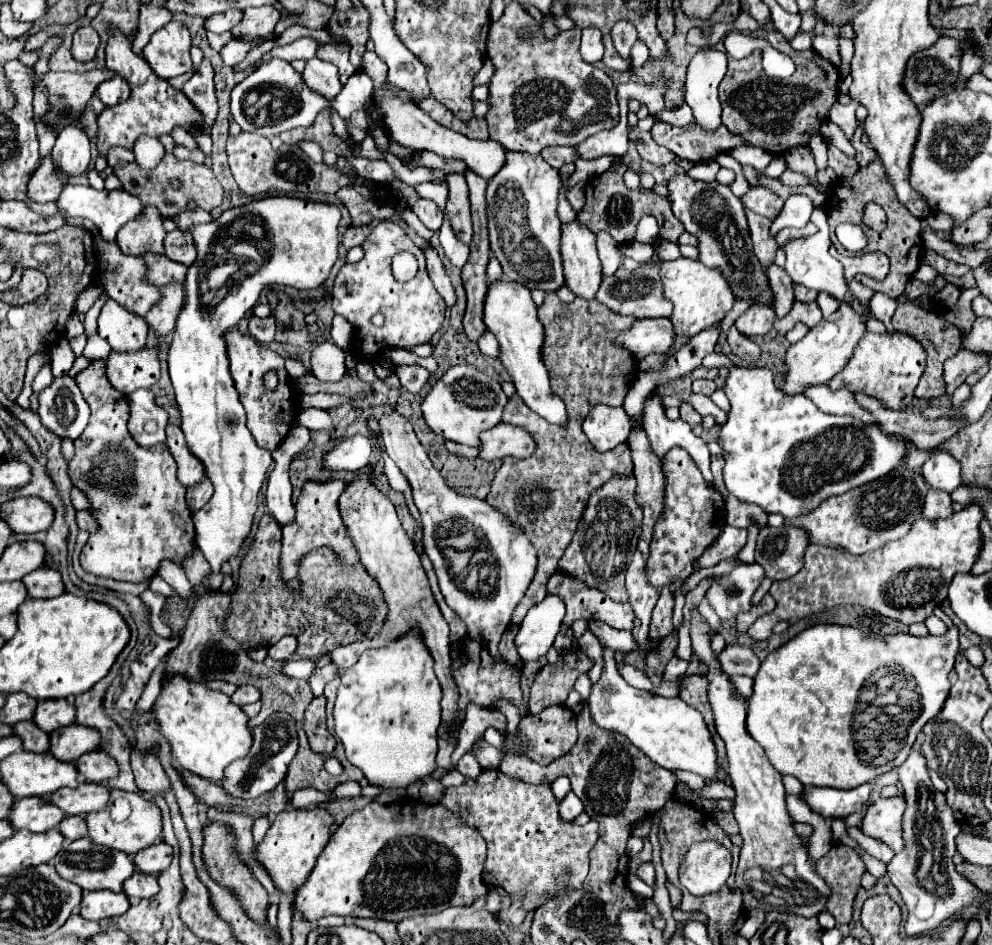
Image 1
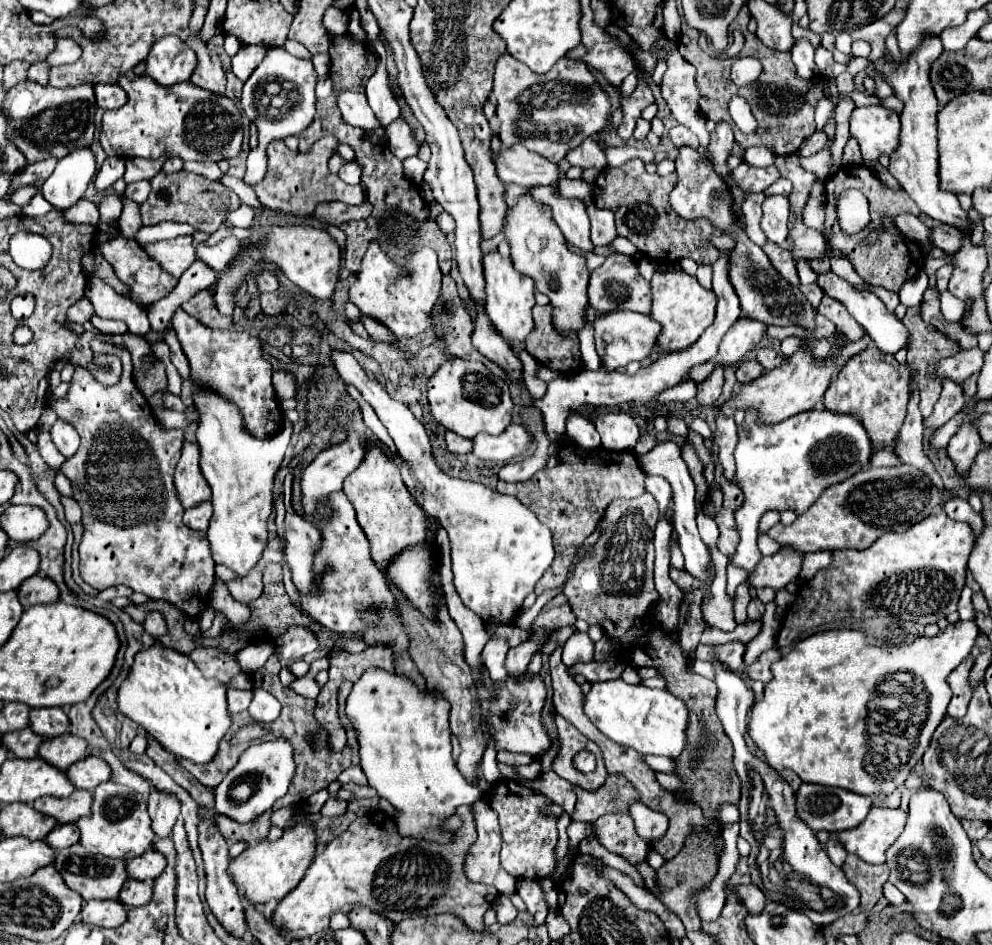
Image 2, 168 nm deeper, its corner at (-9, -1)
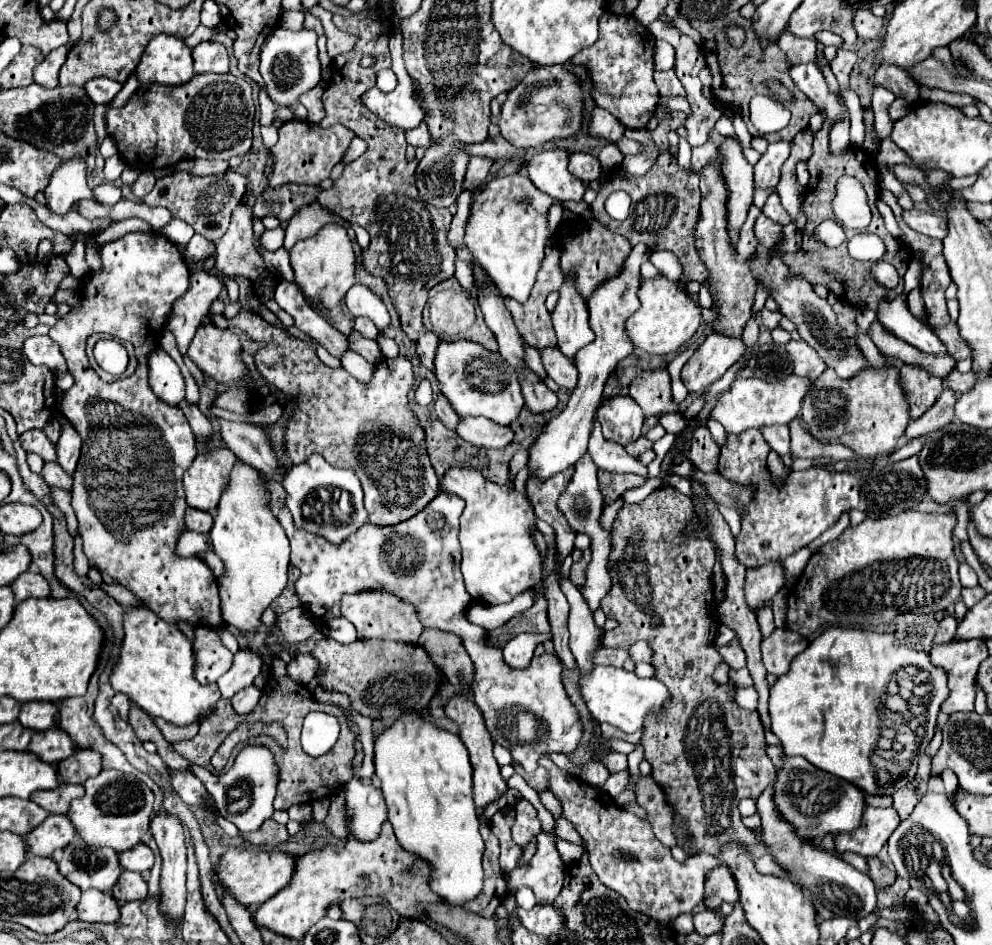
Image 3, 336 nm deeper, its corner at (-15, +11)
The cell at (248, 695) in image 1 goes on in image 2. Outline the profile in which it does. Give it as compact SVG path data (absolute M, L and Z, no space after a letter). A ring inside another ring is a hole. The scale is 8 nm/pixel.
M227 690L227 706L229 712L243 712L251 704L251 690Z

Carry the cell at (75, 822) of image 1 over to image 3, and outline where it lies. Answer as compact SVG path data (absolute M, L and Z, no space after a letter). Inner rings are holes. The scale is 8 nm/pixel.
M51 814L27 834L27 844L35 856L51 856L55 848L65 848L73 836L75 828L71 828L71 820L63 814Z

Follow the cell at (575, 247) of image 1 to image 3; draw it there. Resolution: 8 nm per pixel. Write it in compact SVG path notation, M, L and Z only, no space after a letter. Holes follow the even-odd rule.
M545 148L531 156L527 162L527 172L531 182L553 200L565 202L583 202L585 184L567 170L565 148Z

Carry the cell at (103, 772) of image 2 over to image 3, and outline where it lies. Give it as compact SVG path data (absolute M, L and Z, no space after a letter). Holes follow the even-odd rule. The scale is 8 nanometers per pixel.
M77 750L73 756L57 764L57 772L67 784L83 784L87 778L103 770L103 756L95 750Z

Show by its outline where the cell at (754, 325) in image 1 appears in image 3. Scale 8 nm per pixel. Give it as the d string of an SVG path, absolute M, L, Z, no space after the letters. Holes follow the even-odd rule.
M713 332L699 346L699 350L689 358L681 370L681 378L689 392L705 392L709 384L719 380L735 362L745 354L743 336L731 338L721 332ZM699 354L699 358L697 358Z

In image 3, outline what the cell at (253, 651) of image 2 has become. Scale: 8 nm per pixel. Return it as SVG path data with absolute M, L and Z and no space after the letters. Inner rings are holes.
M241 648L233 656L233 666L229 668L227 674L223 674L217 680L217 686L219 686L223 698L231 698L241 688L253 684L253 678L263 668L263 658L261 656L263 656L263 652L259 648L249 648L249 650Z

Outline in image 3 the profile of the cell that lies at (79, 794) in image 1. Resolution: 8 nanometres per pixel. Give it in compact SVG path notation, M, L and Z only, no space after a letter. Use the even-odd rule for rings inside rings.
M61 784L55 790L39 790L31 794L31 800L51 814L67 814L71 800L83 796L83 784Z

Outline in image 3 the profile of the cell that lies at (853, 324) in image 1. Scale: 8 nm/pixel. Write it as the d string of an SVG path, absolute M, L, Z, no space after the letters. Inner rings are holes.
M795 374L787 376L787 380L775 380L775 382L737 376L733 386L719 396L715 408L711 410L711 418L719 420L729 434L741 434L749 428L761 428L771 424L789 424L795 416L799 416L803 396L807 396L809 388L811 380Z

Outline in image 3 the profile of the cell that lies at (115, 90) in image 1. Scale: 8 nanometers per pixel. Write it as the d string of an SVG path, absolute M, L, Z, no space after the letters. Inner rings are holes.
M95 78L95 80L89 80L85 84L87 88L87 96L95 102L95 104L109 104L117 92L123 88L123 84L119 84L117 80L107 80L107 78Z

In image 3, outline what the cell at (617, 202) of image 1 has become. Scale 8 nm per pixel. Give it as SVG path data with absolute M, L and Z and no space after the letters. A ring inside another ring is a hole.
M661 154L653 168L643 176L633 176L623 168L611 172L599 194L611 194L615 190L623 190L631 196L631 212L629 218L623 220L613 232L625 236L633 246L643 242L649 250L671 250L679 262L683 264L683 272L693 280L703 282L709 278L707 266L701 262L699 250L695 248L695 224L699 220L699 174L679 166L677 156Z

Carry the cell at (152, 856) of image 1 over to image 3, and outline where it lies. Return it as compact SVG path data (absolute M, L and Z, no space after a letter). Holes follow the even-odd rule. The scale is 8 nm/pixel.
M137 844L135 848L131 848L131 852L121 852L119 862L125 870L143 874L143 872L151 870L151 864L155 862L155 856L153 856L153 850L147 844Z

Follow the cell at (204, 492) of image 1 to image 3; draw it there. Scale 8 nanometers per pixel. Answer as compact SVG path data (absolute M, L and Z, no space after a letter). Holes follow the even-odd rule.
M187 508L185 522L187 522L187 528L191 528L193 532L209 532L213 526L213 514L199 512L197 508Z

